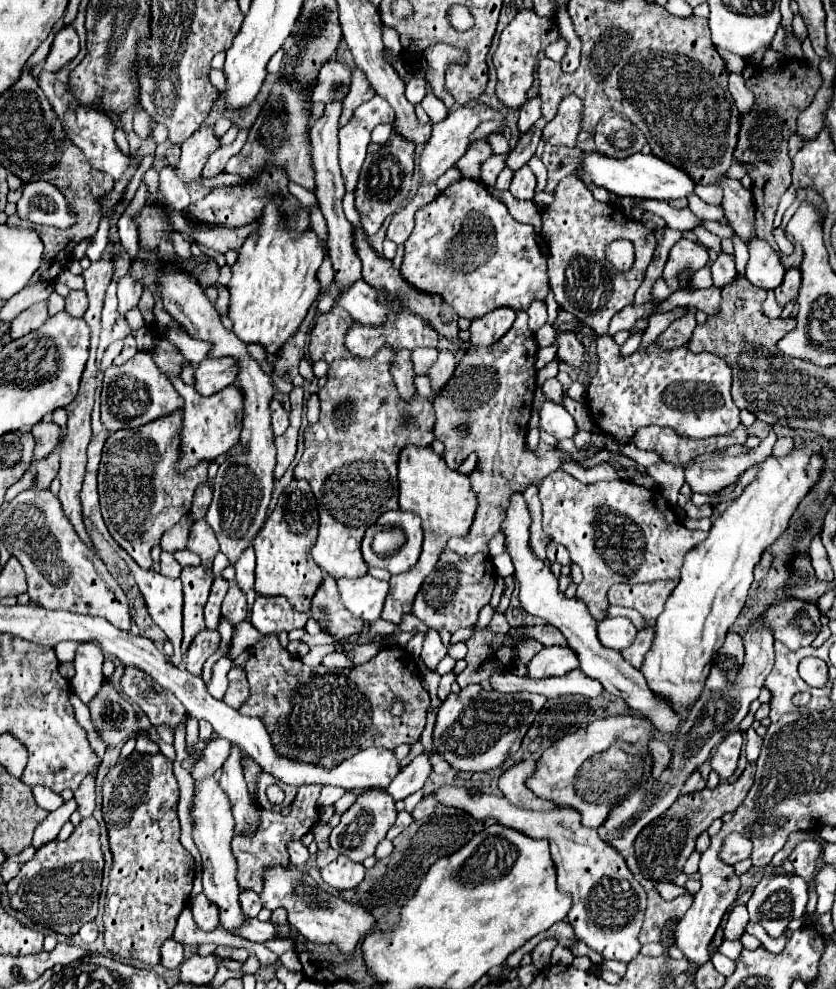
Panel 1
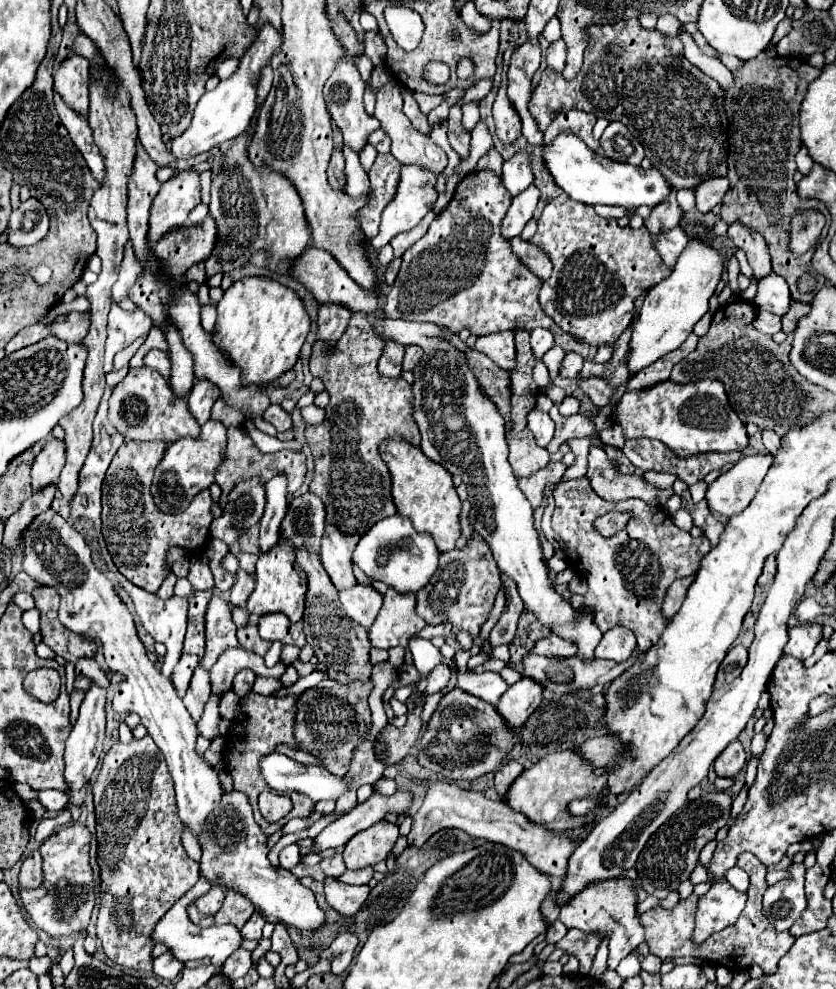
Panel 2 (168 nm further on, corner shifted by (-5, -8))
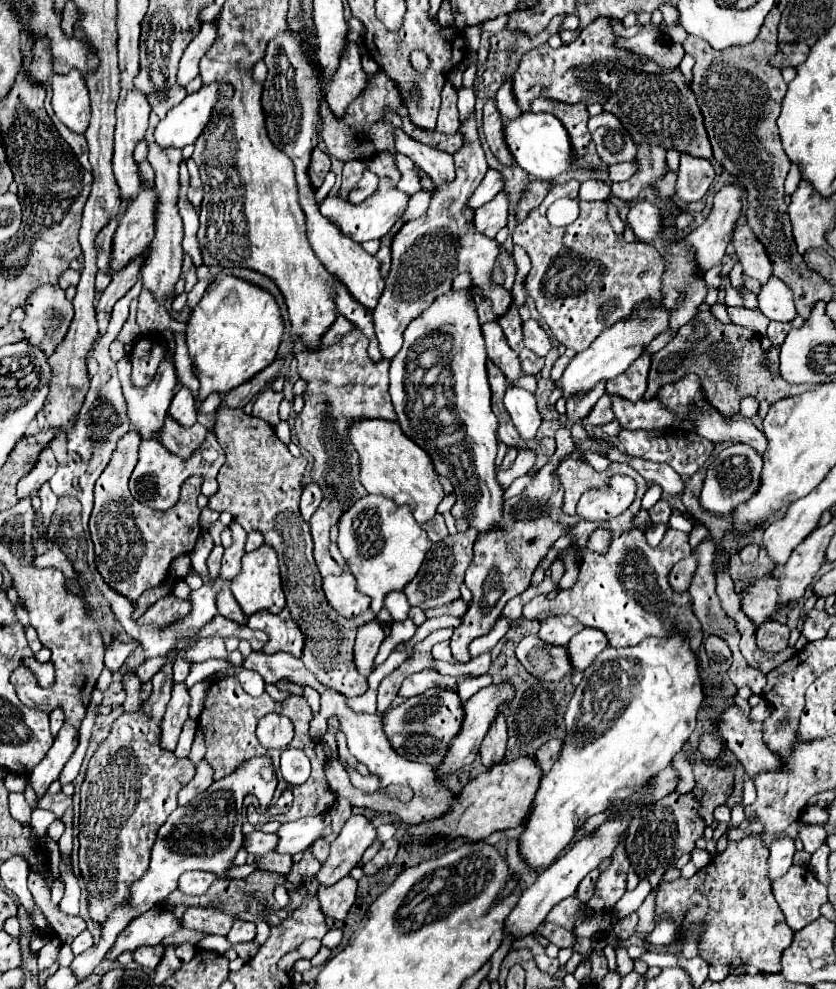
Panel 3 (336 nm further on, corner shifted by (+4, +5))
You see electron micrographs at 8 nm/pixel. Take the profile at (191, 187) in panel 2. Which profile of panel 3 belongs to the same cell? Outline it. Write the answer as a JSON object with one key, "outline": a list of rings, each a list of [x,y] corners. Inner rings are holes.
{"outline":[[[140,189],[138,197],[128,205],[114,233],[114,257],[110,257],[112,273],[124,269],[134,257],[140,257],[148,249],[154,237],[154,209],[154,189]]]}

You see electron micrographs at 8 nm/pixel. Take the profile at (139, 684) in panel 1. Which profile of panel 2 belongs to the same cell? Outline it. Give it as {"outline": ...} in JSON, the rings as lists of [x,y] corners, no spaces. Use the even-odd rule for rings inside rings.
{"outline":[[[45,510],[33,518],[33,522],[23,532],[23,570],[37,580],[41,586],[55,586],[61,596],[59,620],[65,628],[83,634],[87,638],[97,638],[101,642],[105,662],[111,670],[117,670],[123,680],[113,696],[115,712],[127,714],[137,712],[141,724],[147,728],[149,736],[155,740],[163,752],[169,772],[175,782],[179,818],[185,828],[191,830],[195,838],[203,834],[207,818],[223,798],[223,788],[215,768],[195,750],[197,726],[183,700],[177,696],[175,686],[165,678],[153,662],[147,658],[143,642],[137,636],[133,616],[129,614],[125,602],[115,592],[111,580],[107,580],[93,564],[91,550],[85,544],[83,534],[79,534],[61,514],[55,510]]]}

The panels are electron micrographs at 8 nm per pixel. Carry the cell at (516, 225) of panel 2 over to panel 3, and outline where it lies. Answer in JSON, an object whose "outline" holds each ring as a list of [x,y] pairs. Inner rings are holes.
{"outline":[[[502,191],[490,203],[482,205],[474,213],[472,225],[474,225],[474,231],[494,239],[494,235],[506,225],[506,219],[508,219],[508,197]]]}

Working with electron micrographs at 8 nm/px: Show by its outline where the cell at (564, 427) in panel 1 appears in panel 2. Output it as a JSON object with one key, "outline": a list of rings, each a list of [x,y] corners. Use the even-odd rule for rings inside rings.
{"outline":[[[531,410],[529,416],[529,428],[535,434],[537,444],[541,444],[543,448],[547,448],[547,444],[553,440],[555,436],[555,422],[549,418],[549,414],[539,412],[539,410]]]}

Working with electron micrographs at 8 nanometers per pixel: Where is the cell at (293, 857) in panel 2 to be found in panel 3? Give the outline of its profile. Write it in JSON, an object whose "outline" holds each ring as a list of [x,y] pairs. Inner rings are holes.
{"outline":[[[252,831],[248,835],[244,835],[242,847],[250,853],[250,855],[262,855],[262,853],[270,853],[274,851],[274,843],[278,841],[276,835],[266,835],[262,831]]]}

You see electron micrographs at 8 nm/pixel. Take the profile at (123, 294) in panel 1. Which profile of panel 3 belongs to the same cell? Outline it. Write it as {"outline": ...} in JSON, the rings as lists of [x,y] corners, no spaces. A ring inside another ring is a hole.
{"outline":[[[112,219],[108,225],[102,227],[102,231],[96,237],[96,265],[102,271],[110,271],[110,255],[112,255],[112,235],[118,227],[118,219]]]}

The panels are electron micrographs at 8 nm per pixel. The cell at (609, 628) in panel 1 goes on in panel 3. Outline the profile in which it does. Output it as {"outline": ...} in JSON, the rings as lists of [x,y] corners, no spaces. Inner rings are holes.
{"outline":[[[590,627],[582,629],[566,645],[568,657],[572,661],[572,669],[574,671],[584,671],[604,647],[608,647],[608,641],[606,641],[606,635],[602,631],[590,629]]]}

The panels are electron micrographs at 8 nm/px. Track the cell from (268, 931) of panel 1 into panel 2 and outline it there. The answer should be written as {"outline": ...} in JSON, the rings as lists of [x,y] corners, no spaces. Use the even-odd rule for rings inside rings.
{"outline":[[[202,876],[197,883],[159,920],[159,924],[153,930],[153,938],[155,942],[163,942],[171,948],[171,954],[175,954],[175,958],[179,958],[181,962],[187,960],[197,960],[197,958],[209,958],[213,966],[223,966],[223,962],[229,958],[229,954],[233,950],[237,950],[243,942],[241,932],[231,926],[231,924],[221,924],[221,926],[209,926],[209,928],[199,928],[195,926],[189,918],[187,918],[187,906],[195,899],[205,895],[212,885]]]}

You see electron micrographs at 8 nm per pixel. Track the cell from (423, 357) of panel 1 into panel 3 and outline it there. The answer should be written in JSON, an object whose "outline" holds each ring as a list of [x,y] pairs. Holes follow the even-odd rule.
{"outline":[[[470,113],[460,123],[458,131],[464,137],[464,145],[454,153],[456,179],[452,183],[438,187],[430,199],[428,211],[422,217],[404,223],[402,229],[392,239],[392,269],[390,275],[386,277],[386,289],[376,309],[372,311],[380,353],[386,359],[392,359],[400,351],[402,333],[406,325],[414,317],[418,317],[434,301],[434,297],[448,293],[452,289],[452,279],[458,273],[466,271],[472,275],[474,287],[480,287],[484,291],[484,297],[492,301],[496,315],[506,313],[506,309],[512,303],[512,293],[492,281],[492,271],[498,257],[498,243],[480,233],[474,233],[474,227],[470,223],[474,211],[466,209],[468,197],[480,185],[488,169],[484,151],[478,141],[476,115]]]}

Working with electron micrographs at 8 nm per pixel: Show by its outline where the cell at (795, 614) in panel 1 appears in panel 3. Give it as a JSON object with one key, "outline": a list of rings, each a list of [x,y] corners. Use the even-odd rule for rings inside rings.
{"outline":[[[766,621],[756,631],[756,645],[766,653],[778,653],[788,647],[788,635],[790,635],[788,625],[778,621]]]}

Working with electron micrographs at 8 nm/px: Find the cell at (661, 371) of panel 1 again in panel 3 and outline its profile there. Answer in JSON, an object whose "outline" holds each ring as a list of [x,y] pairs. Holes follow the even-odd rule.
{"outline":[[[684,377],[682,381],[678,383],[672,383],[672,385],[666,385],[660,389],[658,397],[656,397],[660,403],[664,403],[668,409],[672,409],[674,413],[678,413],[682,419],[690,419],[694,425],[696,425],[696,433],[700,437],[706,437],[710,441],[718,441],[718,443],[724,443],[724,441],[732,441],[732,443],[746,443],[750,447],[754,447],[760,455],[766,453],[768,449],[768,441],[766,441],[766,435],[750,421],[750,419],[726,419],[722,413],[718,413],[714,407],[710,407],[704,399],[704,393],[700,389],[700,381],[698,377]]]}

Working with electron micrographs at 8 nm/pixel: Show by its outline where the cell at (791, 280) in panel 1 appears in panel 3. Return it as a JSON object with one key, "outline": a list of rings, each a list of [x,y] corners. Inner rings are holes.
{"outline":[[[796,317],[796,321],[792,321],[792,323],[776,323],[776,321],[772,321],[768,325],[768,333],[766,333],[770,343],[772,343],[772,347],[780,347],[784,343],[784,337],[788,335],[788,331],[800,328],[803,323],[802,317]]]}

